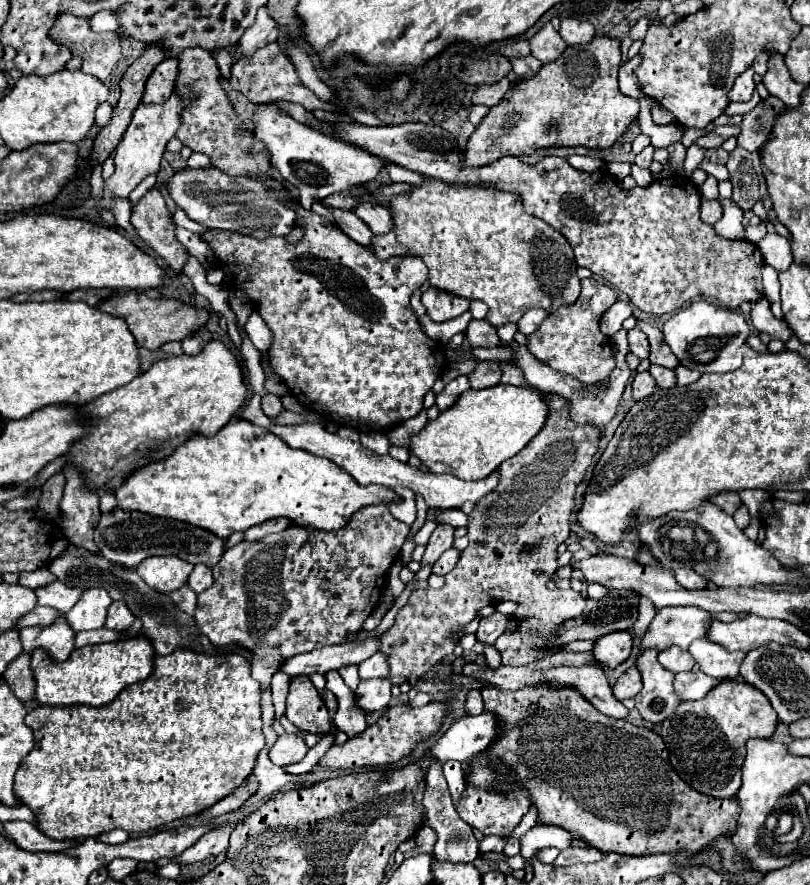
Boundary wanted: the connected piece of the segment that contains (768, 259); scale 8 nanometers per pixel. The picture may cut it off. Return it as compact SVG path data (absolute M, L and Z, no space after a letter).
M765 234L757 242L757 248L763 254L765 264L773 266L777 272L785 272L793 264L789 240L783 238L783 236L779 236L779 234Z

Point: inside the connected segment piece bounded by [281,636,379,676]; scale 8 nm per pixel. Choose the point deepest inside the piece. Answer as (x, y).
(333, 657)

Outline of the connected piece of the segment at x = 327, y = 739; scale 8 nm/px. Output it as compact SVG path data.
M333 730L329 736L323 736L323 738L307 752L307 756L305 756L301 762L297 762L297 764L293 764L293 766L287 766L285 772L287 772L287 774L305 774L305 772L309 772L309 770L319 762L319 758L335 744L335 734L337 734L337 730Z

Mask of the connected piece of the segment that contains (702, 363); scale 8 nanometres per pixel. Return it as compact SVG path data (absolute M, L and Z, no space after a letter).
M705 300L675 312L663 326L663 336L683 366L703 372L731 372L741 366L741 346L751 334L749 324L737 310L713 306Z

